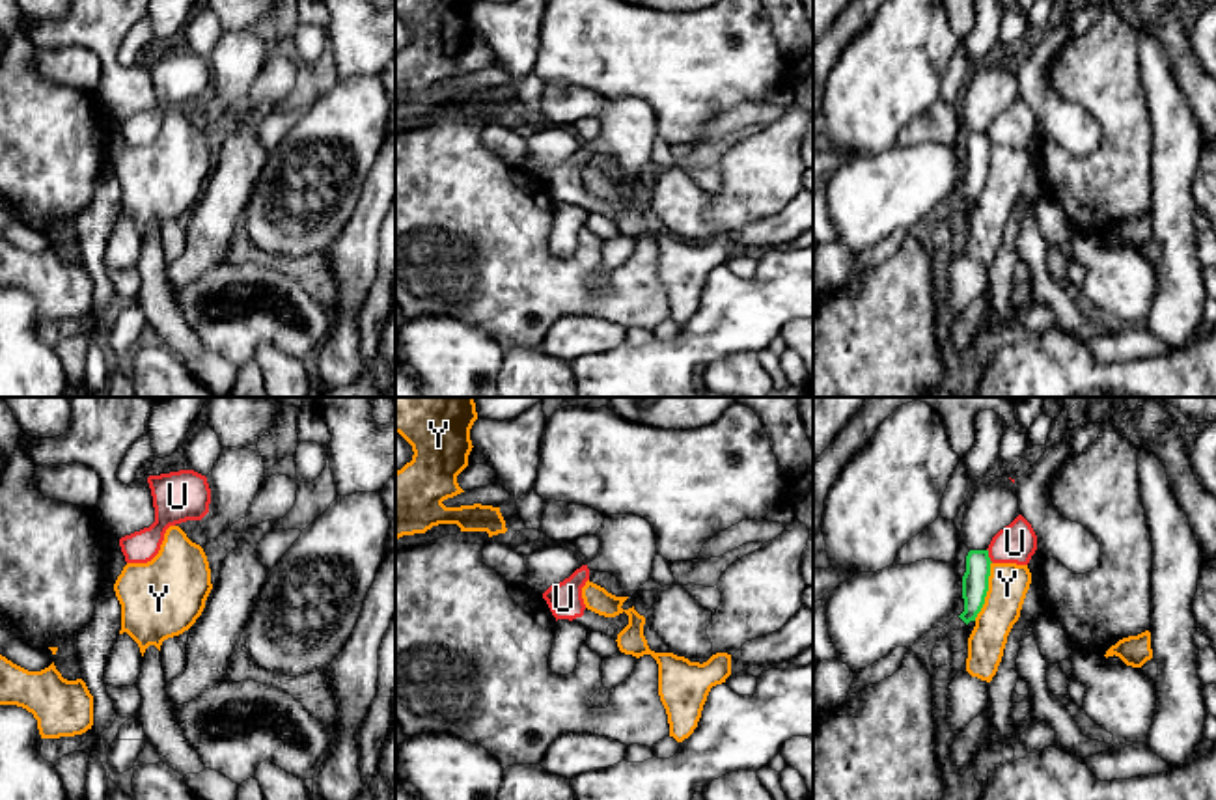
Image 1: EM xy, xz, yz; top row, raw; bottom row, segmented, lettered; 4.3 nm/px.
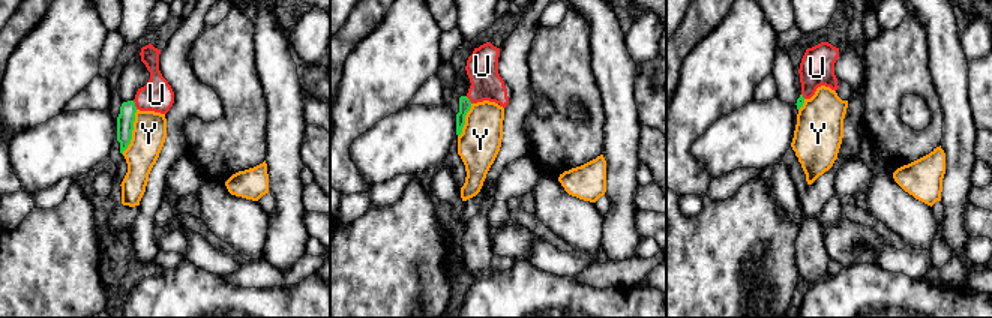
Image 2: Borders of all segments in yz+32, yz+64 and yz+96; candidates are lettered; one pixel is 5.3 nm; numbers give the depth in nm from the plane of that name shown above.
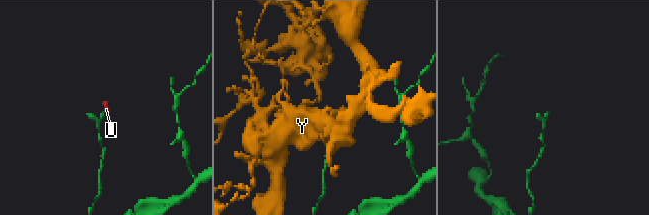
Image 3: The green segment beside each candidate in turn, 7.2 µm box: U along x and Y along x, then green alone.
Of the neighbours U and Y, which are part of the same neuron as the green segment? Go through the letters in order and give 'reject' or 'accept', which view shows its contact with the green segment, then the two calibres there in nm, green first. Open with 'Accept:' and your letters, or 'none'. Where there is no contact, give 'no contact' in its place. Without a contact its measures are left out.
Accept: none
U: reject; meets green in yz; 110 nm thick on the green side, 170 nm on the other
Y: reject; meets green in yz; 110 nm thick on the green side, 180 nm on the other

